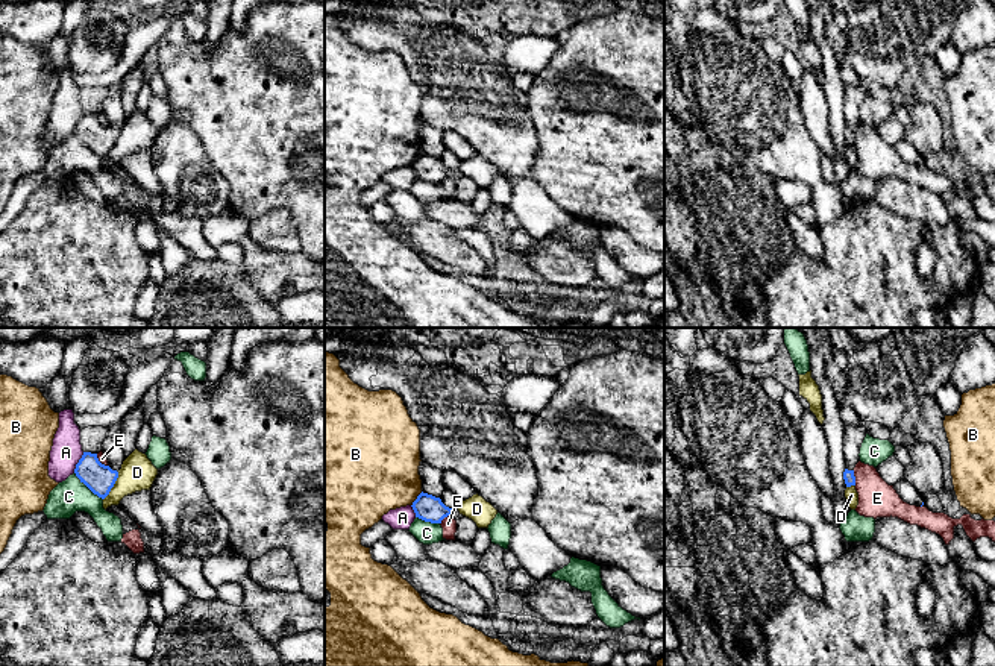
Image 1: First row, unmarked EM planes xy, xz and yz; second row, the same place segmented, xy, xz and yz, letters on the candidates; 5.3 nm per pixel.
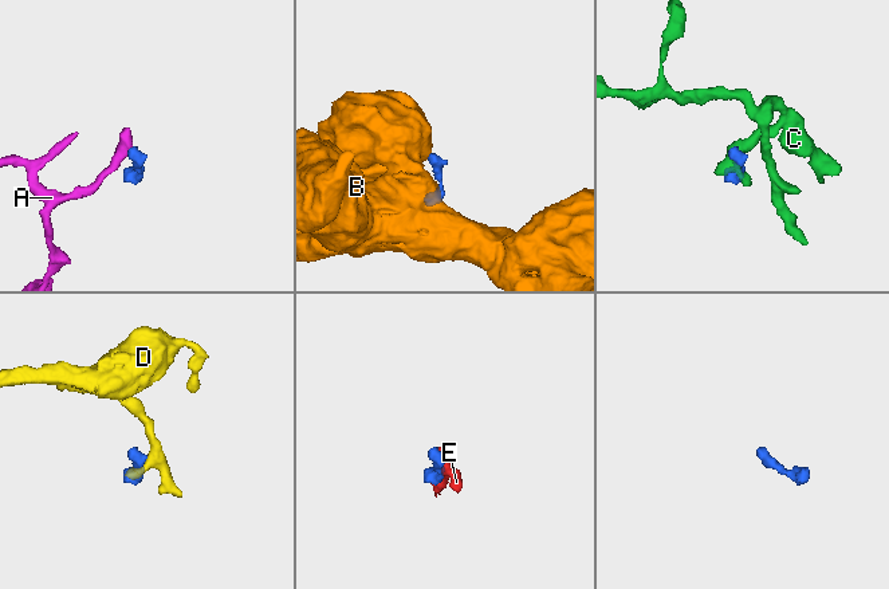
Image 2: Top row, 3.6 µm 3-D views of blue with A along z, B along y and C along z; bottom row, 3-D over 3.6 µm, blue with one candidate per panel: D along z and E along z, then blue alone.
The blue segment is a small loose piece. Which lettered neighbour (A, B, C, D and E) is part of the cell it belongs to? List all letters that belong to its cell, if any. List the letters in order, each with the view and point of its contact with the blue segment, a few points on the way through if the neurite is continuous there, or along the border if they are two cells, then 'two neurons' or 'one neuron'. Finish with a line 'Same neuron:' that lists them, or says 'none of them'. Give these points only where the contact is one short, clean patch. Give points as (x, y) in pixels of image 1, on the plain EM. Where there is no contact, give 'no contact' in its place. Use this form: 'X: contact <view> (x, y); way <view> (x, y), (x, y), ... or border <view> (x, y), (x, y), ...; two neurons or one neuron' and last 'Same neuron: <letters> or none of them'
A: contact xy (78, 123); border xy (84, 113), (73, 132); two neurons
B: contact xz (416, 160); border xz (422, 152), (411, 166); two neurons
C: contact xy (88, 147); border xy (75, 132), (102, 160); two neurons
D: contact xy (112, 146); border xy (119, 132), (114, 146), (103, 160); two neurons
E: contact yz (854, 138); two neurons
Same neuron: none of them

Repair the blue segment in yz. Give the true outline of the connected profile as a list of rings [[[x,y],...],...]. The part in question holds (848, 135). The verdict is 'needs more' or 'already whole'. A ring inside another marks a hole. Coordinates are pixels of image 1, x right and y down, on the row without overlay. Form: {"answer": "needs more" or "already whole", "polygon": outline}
{"answer": "needs more", "polygon": [[[858,82],[852,86],[845,86],[843,90],[843,117],[846,120],[846,129],[843,132],[843,140],[846,147],[855,146],[854,127],[860,121],[860,108],[866,97],[866,82]]]}

